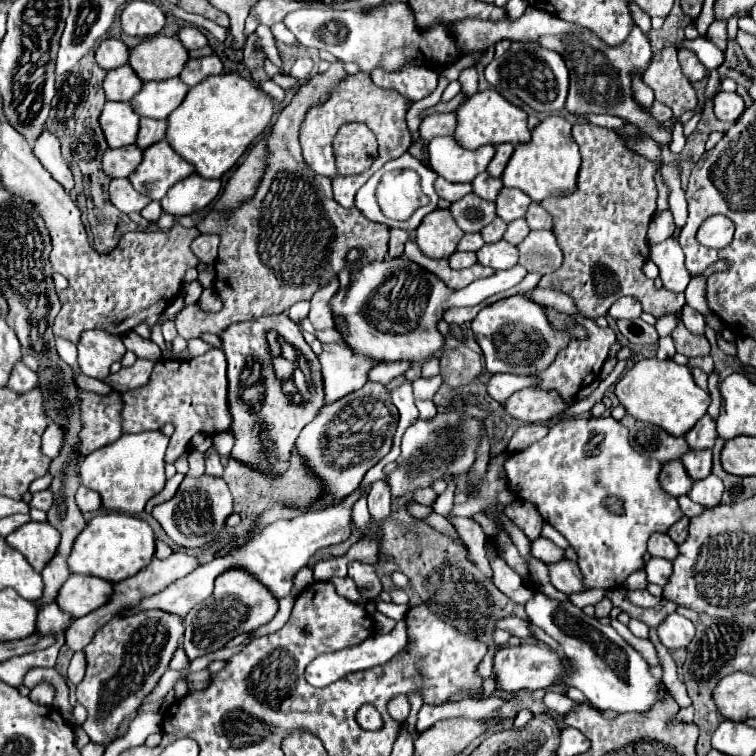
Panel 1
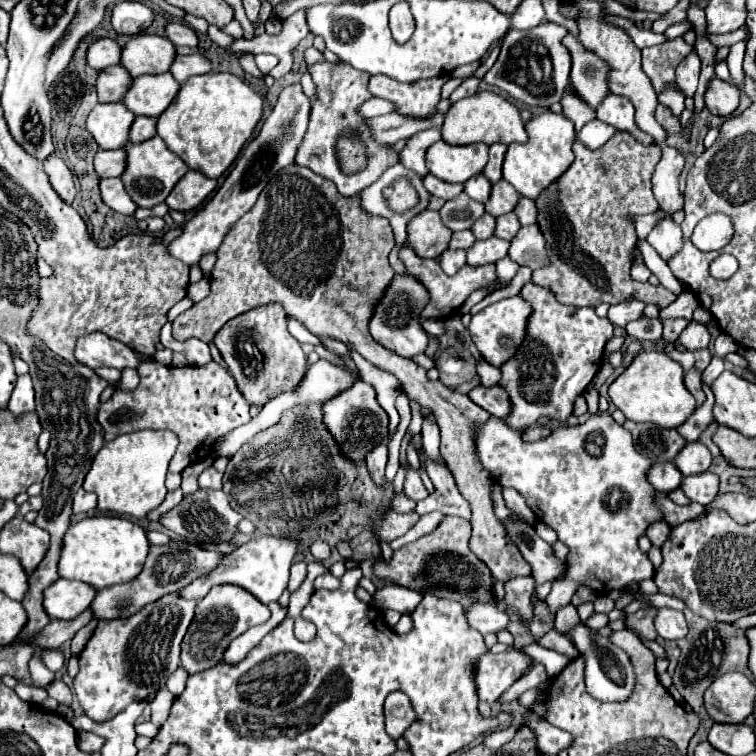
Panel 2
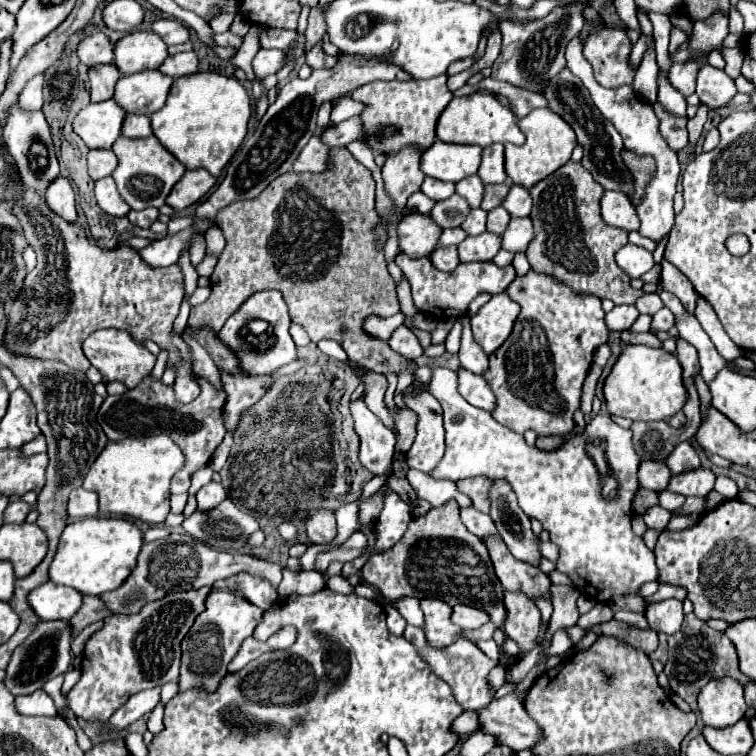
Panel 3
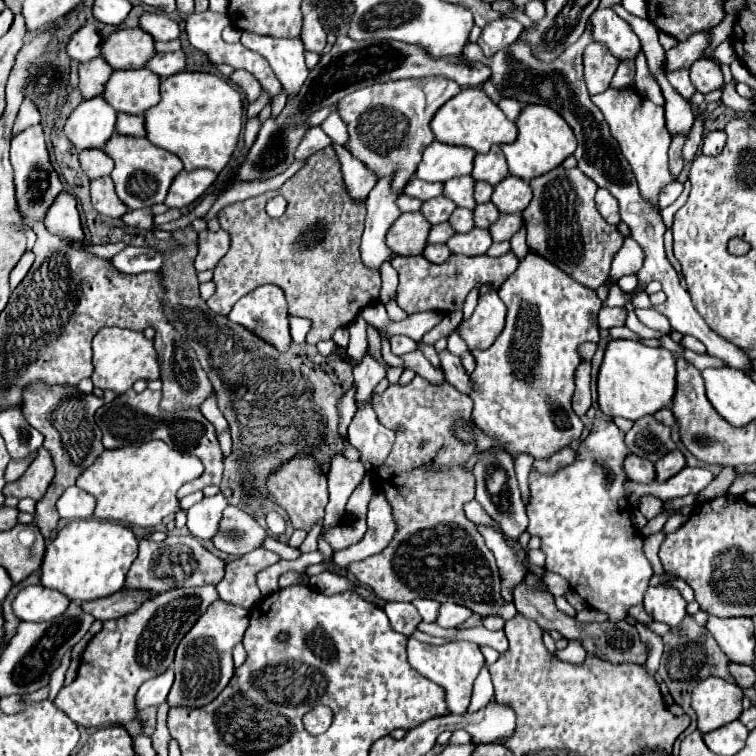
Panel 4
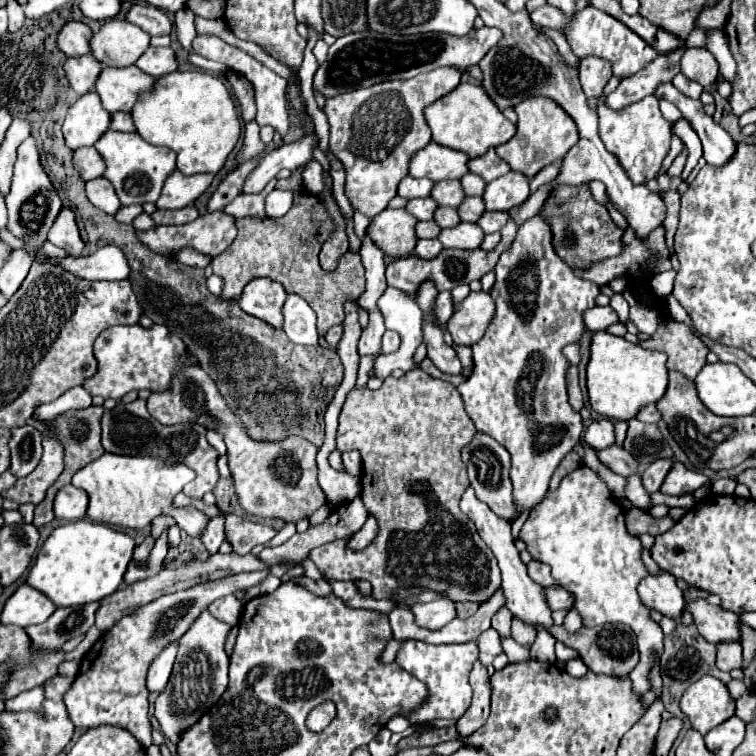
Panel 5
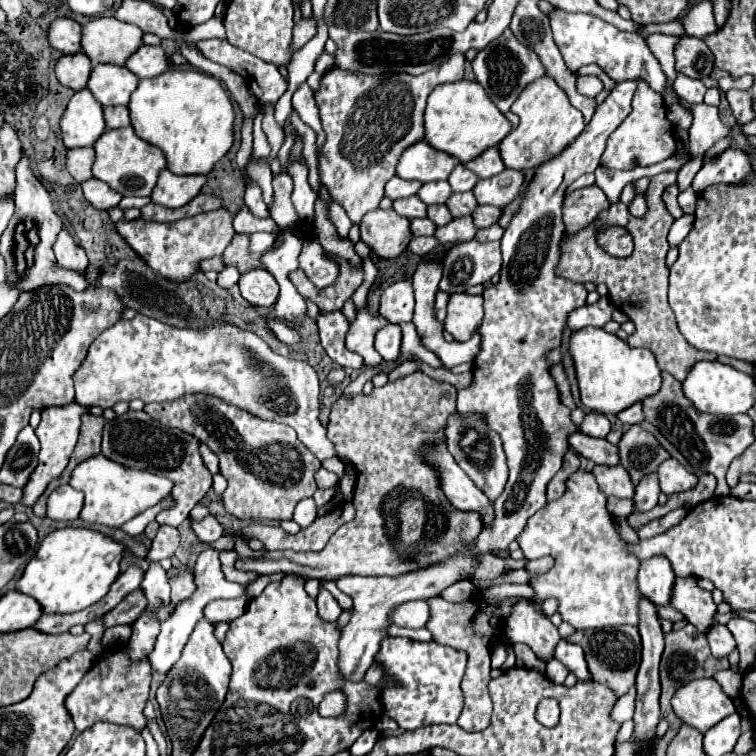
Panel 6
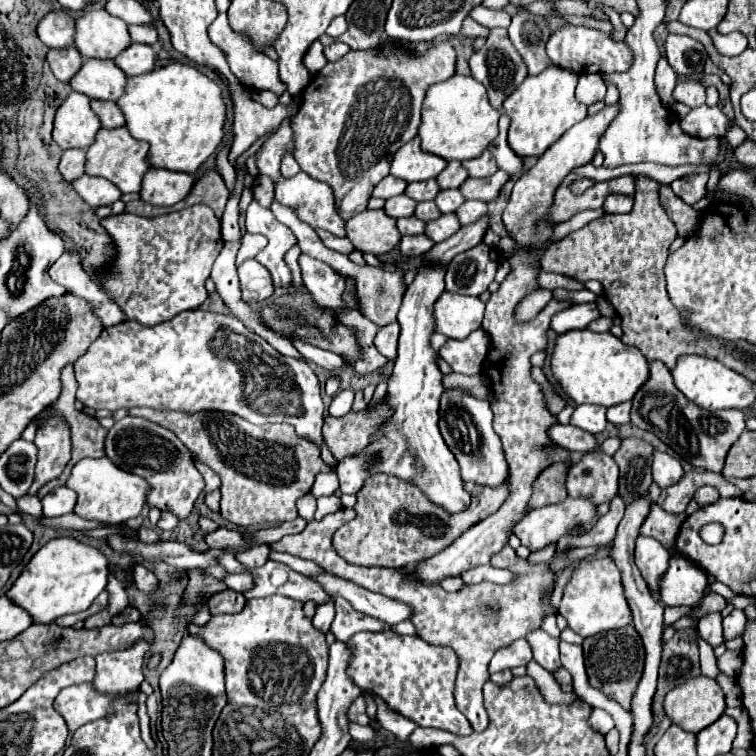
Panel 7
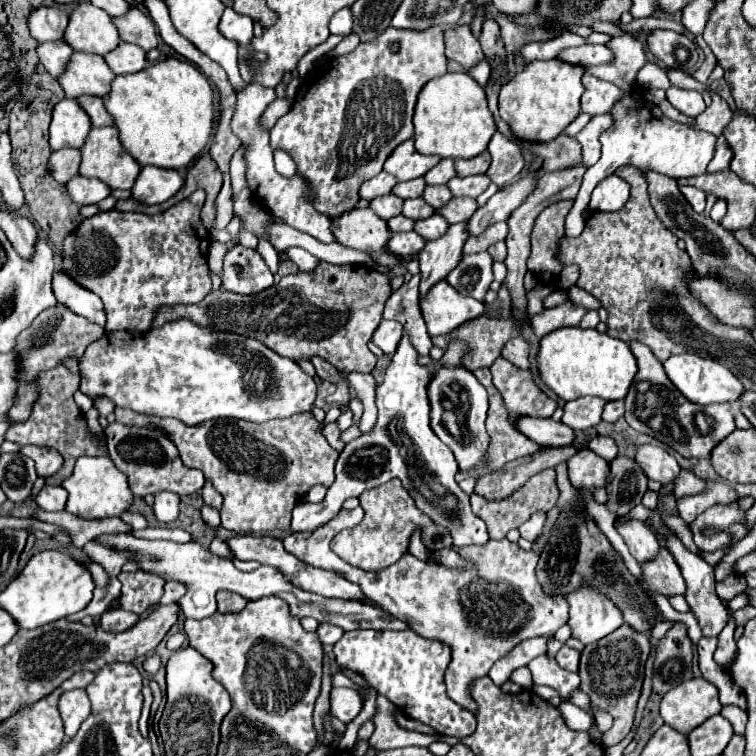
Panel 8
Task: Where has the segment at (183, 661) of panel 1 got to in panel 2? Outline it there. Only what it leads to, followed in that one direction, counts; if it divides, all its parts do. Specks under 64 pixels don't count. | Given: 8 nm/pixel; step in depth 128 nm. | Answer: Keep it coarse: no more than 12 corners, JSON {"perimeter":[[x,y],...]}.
{"perimeter":[[180,666],[166,688],[180,696],[186,686],[188,672]]}

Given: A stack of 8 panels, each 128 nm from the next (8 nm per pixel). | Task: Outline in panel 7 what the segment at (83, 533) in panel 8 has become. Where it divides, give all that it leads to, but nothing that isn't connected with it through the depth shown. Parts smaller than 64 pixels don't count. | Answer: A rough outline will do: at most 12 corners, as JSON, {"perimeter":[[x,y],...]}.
{"perimeter":[[20,496],[16,506],[20,512],[42,516],[38,496]]}

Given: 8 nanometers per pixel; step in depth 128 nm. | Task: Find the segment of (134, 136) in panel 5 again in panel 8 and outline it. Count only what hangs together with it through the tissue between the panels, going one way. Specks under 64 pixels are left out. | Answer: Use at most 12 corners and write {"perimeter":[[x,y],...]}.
{"perimeter":[[114,126],[92,128],[80,174],[130,190],[140,164]]}

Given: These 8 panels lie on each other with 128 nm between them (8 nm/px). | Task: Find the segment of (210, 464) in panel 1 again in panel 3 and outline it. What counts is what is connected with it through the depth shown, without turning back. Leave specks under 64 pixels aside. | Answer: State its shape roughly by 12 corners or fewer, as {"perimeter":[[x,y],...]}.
{"perimeter":[[220,482],[198,490],[200,510],[216,508],[226,498]]}

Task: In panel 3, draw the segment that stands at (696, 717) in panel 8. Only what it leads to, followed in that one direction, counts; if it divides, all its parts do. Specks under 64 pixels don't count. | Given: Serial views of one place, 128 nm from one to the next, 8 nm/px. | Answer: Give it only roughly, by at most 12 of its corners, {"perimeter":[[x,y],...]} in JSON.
{"perimeter":[[724,676],[698,694],[704,724],[744,718],[744,686]]}

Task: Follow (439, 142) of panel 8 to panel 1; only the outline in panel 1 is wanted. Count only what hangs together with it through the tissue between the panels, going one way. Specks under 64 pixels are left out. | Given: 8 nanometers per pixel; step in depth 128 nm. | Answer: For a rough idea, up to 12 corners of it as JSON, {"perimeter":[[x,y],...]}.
{"perimeter":[[496,90],[458,108],[454,138],[470,150],[530,140],[528,114]]}

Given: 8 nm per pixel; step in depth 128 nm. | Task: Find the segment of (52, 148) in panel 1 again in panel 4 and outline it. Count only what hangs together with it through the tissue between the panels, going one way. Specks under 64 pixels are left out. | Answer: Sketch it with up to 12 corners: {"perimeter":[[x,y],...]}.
{"perimeter":[[60,192],[44,224],[50,232],[82,242],[76,198]]}

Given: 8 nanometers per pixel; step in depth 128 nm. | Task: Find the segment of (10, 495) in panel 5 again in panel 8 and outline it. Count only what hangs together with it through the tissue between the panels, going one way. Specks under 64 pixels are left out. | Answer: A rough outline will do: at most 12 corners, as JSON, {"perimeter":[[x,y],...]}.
{"perimeter":[[28,444],[20,452],[36,462],[40,478],[62,468],[62,456],[48,446]]}

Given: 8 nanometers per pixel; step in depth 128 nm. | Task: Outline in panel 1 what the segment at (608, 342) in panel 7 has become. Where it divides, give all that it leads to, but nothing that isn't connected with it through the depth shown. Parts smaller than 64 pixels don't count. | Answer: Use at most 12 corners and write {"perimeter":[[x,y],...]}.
{"perimeter":[[642,358],[616,384],[630,416],[684,436],[710,394],[674,360]]}

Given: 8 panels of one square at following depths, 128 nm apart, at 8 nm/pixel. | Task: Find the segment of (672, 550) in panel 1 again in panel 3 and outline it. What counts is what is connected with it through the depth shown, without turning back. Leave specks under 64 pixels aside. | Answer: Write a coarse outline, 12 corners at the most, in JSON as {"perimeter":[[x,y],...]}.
{"perimeter":[[662,506],[644,514],[646,526],[662,532],[672,514]]}

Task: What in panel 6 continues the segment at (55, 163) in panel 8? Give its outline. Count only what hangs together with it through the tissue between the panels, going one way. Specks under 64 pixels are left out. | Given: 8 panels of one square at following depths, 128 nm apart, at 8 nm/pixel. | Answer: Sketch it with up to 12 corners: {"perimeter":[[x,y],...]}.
{"perimeter":[[94,148],[68,150],[66,168],[78,182],[92,178]]}

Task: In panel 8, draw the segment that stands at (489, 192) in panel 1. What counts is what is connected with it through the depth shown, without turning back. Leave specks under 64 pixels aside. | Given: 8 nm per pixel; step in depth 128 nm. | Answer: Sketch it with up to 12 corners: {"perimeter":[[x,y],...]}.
{"perimeter":[[424,178],[398,182],[392,194],[418,198],[424,194]]}

